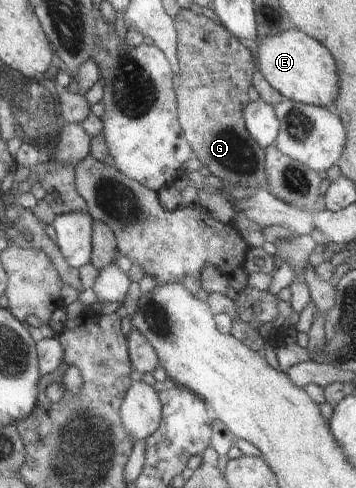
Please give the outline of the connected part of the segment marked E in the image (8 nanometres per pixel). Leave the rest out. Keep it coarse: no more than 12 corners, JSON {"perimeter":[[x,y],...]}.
{"perimeter":[[301,31],[254,43],[265,79],[285,99],[333,107],[331,53]]}

